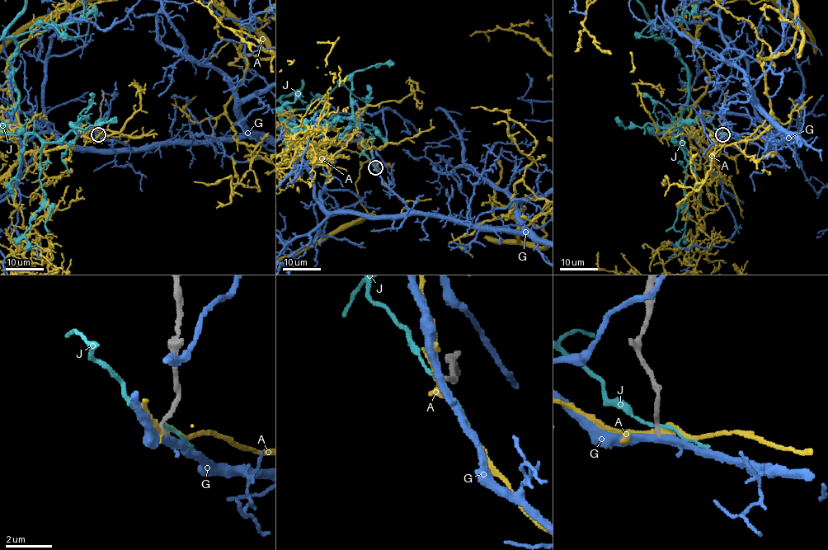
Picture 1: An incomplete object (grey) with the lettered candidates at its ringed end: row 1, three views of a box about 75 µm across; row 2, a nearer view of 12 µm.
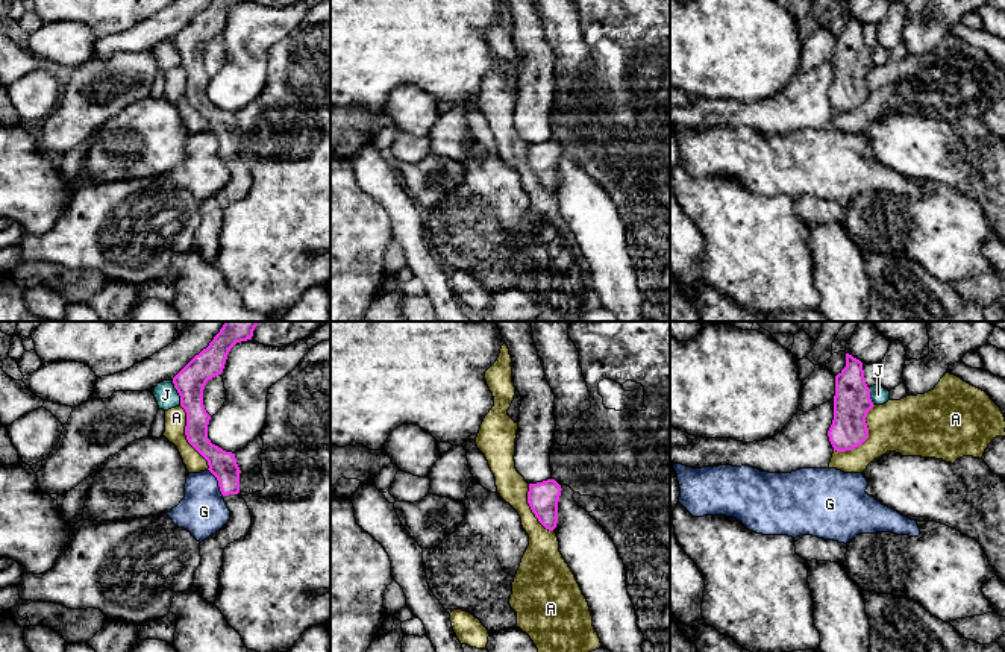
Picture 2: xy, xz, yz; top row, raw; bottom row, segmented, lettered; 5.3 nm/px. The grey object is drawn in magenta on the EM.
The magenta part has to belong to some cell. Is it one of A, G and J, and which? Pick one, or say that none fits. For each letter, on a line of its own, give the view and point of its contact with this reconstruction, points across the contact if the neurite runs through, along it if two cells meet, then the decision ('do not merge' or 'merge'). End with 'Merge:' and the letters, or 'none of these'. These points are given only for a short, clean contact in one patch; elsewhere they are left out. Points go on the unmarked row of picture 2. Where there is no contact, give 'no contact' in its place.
A: contact yz (866, 99); do not merge
G: contact xy (219, 143); border xy (208, 129), (223, 155); do not merge
J: contact xy (178, 52); border xy (172, 40), (181, 64); do not merge
Merge: none of these

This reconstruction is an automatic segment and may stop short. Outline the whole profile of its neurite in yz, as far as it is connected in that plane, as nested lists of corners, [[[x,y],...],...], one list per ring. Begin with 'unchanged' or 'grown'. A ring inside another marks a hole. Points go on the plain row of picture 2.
unchanged; [[[846,14],[846,27],[835,36],[834,80],[828,91],[834,111],[852,111],[869,99],[866,77],[873,67],[863,23]]]

